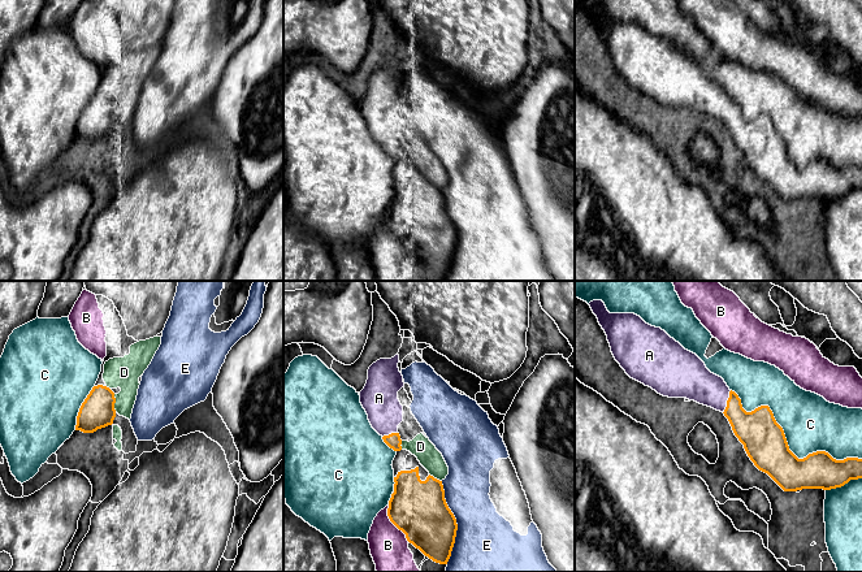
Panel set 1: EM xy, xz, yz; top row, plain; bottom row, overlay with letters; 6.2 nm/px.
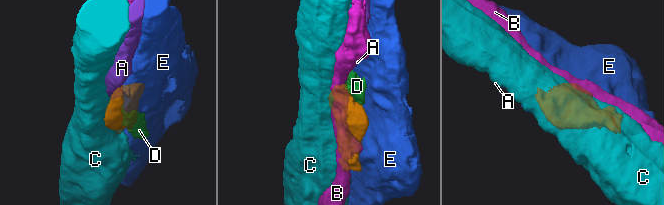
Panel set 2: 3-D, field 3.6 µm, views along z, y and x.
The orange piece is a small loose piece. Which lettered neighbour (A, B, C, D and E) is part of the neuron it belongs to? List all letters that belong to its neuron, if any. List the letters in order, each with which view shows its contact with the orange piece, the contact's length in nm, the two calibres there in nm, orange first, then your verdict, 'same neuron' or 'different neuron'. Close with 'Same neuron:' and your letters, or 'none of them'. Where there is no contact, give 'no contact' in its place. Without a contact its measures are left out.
A: contact in yz; length 150 nm; calibres 240 and 220 nm; same neuron
B: contact in xz; length 260 nm; calibres 340 and 240 nm; different neuron
C: contact in yz; length 900 nm; calibres 260 and 340 nm; different neuron
D: contact in xy; length 110 nm; calibres 220 and 190 nm; different neuron
E: contact in xz; length 500 nm; calibres 340 and 400 nm; different neuron
Same neuron: A

